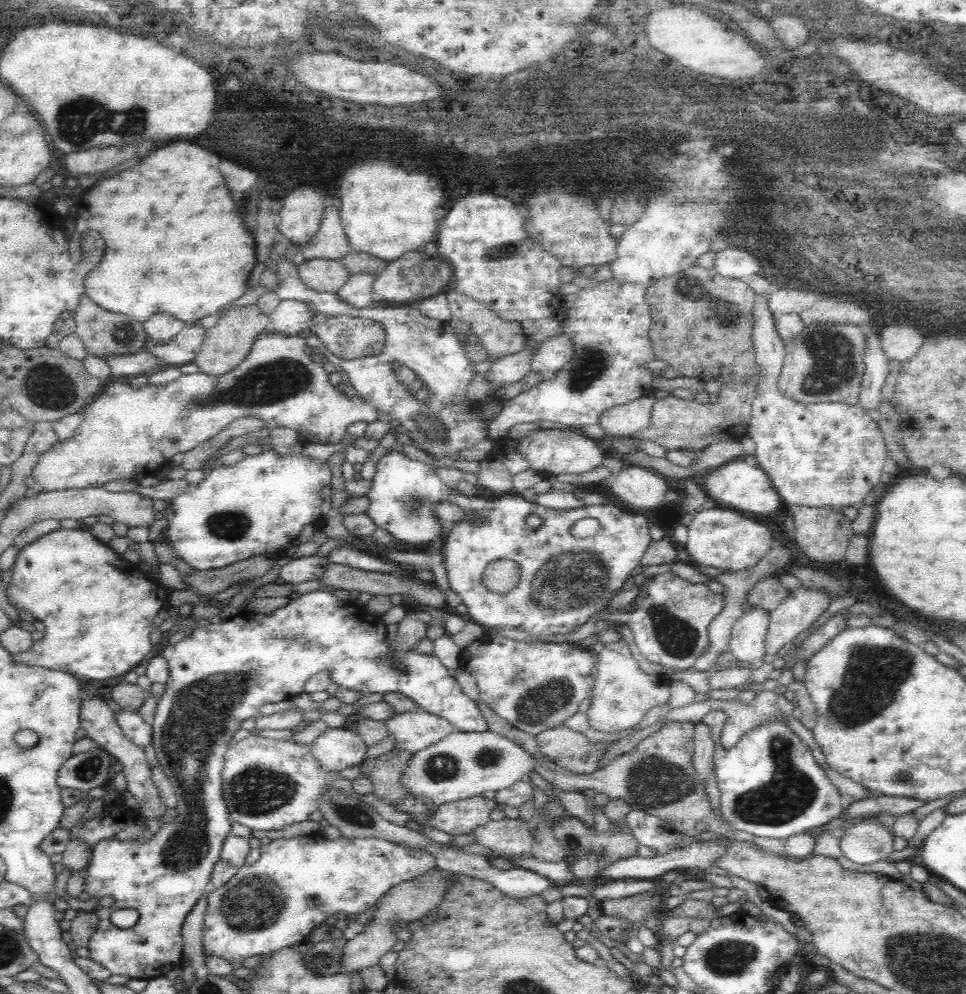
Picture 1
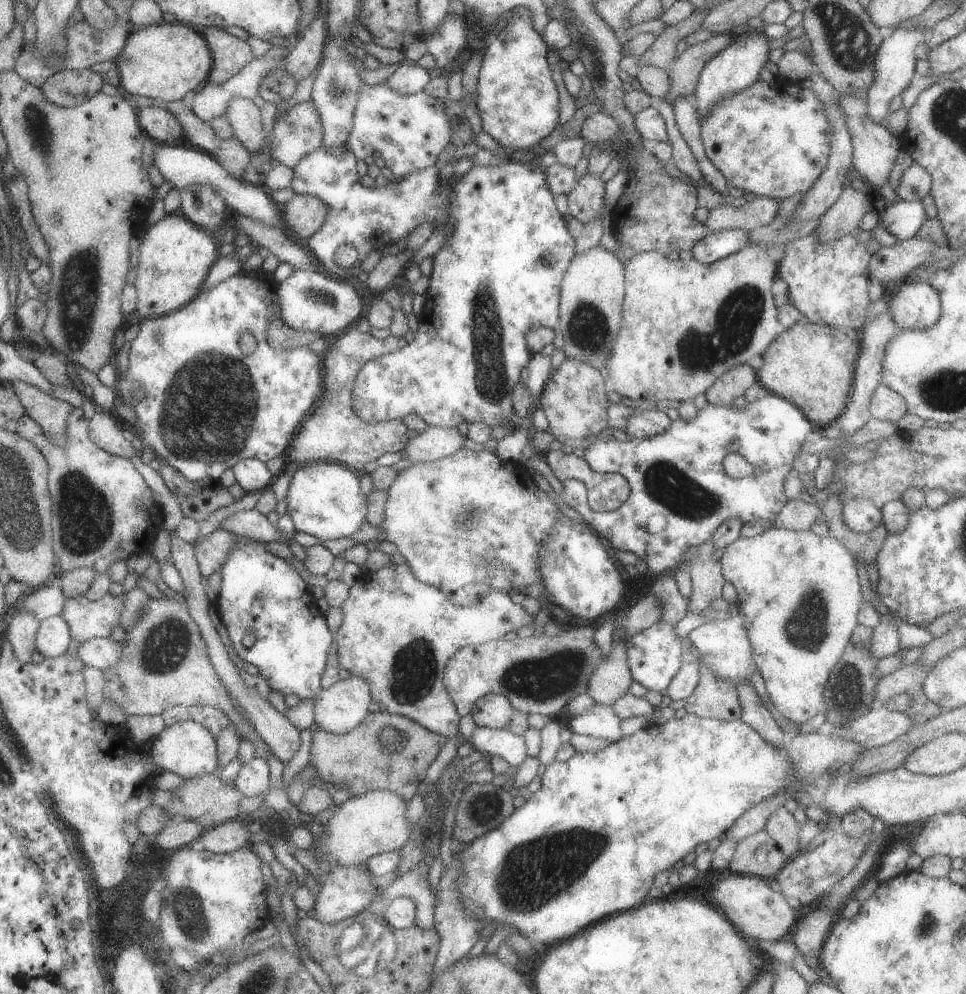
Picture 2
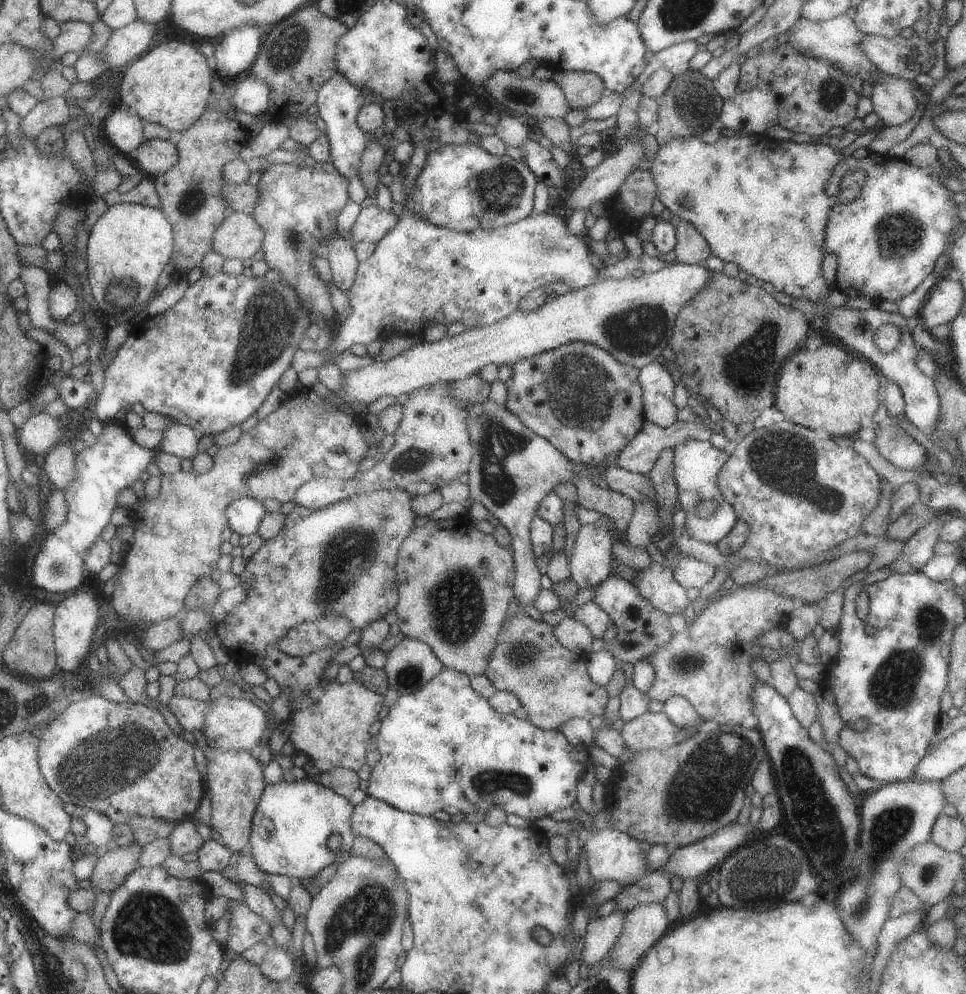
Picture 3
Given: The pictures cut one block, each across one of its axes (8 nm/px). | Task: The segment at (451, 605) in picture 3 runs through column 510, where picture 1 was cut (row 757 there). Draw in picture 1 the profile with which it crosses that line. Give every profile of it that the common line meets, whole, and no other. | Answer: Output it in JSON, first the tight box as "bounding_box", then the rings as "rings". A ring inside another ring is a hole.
{"bounding_box":[534,725,602,774],"rings":[[[561,725],[544,730],[535,736],[534,741],[541,754],[576,774],[590,774],[598,770],[602,754],[592,753],[592,743],[585,734]]]}

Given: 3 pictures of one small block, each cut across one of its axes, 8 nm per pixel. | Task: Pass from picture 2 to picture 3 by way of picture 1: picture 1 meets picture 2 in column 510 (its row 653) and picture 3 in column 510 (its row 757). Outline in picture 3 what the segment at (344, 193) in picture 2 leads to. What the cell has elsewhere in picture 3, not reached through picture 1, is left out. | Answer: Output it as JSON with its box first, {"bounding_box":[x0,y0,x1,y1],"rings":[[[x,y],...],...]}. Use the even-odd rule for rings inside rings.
{"bounding_box":[405,142,537,232],"rings":[[[469,142],[447,144],[426,154],[421,172],[405,196],[405,208],[417,218],[453,232],[494,229],[531,214],[537,182],[521,158],[493,156]]]}

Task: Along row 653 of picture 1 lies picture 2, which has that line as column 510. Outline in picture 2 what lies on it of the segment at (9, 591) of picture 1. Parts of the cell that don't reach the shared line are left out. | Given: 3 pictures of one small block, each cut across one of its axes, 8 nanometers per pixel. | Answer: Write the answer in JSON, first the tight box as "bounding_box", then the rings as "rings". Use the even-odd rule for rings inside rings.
{"bounding_box":[475,6,559,152],"rings":[[[521,6],[513,10],[505,29],[487,43],[475,82],[475,107],[480,130],[487,133],[499,149],[524,152],[556,128],[559,92],[546,62],[547,51],[533,28],[531,15]]]}

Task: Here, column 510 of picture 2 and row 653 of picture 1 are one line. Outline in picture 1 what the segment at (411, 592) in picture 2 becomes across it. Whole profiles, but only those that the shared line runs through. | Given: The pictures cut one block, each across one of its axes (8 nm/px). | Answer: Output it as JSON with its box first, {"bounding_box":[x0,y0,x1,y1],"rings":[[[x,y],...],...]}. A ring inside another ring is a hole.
{"bounding_box":[587,642,671,734],"rings":[[[625,642],[606,644],[598,656],[598,674],[587,711],[590,729],[613,734],[635,727],[650,710],[669,704],[671,691],[660,676],[644,674]]]}

